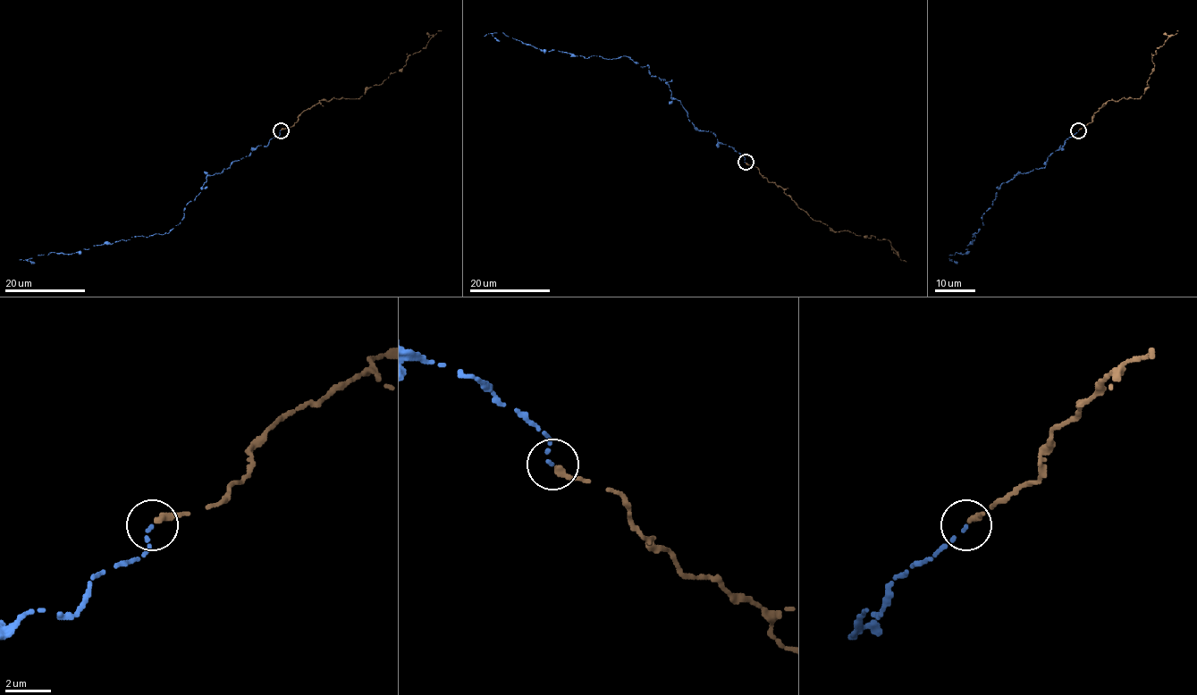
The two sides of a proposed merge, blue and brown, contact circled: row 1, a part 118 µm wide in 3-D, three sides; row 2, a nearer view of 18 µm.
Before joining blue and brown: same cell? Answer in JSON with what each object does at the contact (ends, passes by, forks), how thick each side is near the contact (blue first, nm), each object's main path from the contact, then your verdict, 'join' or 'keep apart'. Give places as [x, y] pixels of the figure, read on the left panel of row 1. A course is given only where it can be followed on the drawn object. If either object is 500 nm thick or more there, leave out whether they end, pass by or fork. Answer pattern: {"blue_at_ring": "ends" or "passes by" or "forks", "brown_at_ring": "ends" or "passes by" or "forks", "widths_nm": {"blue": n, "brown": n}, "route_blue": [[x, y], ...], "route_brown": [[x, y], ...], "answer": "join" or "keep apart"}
{"blue_at_ring": "ends", "brown_at_ring": "ends", "widths_nm": {"blue": 140, "brown": 300}, "route_blue": [[281, 130], [266, 146], [257, 146], [221, 172], [208, 175], [178, 224], [164, 234], [28, 260], [35, 263]], "route_brown": [[281, 129], [291, 126], [304, 110], [319, 101], [363, 96], [399, 71], [409, 55], [426, 46], [442, 30]], "answer": "join"}

